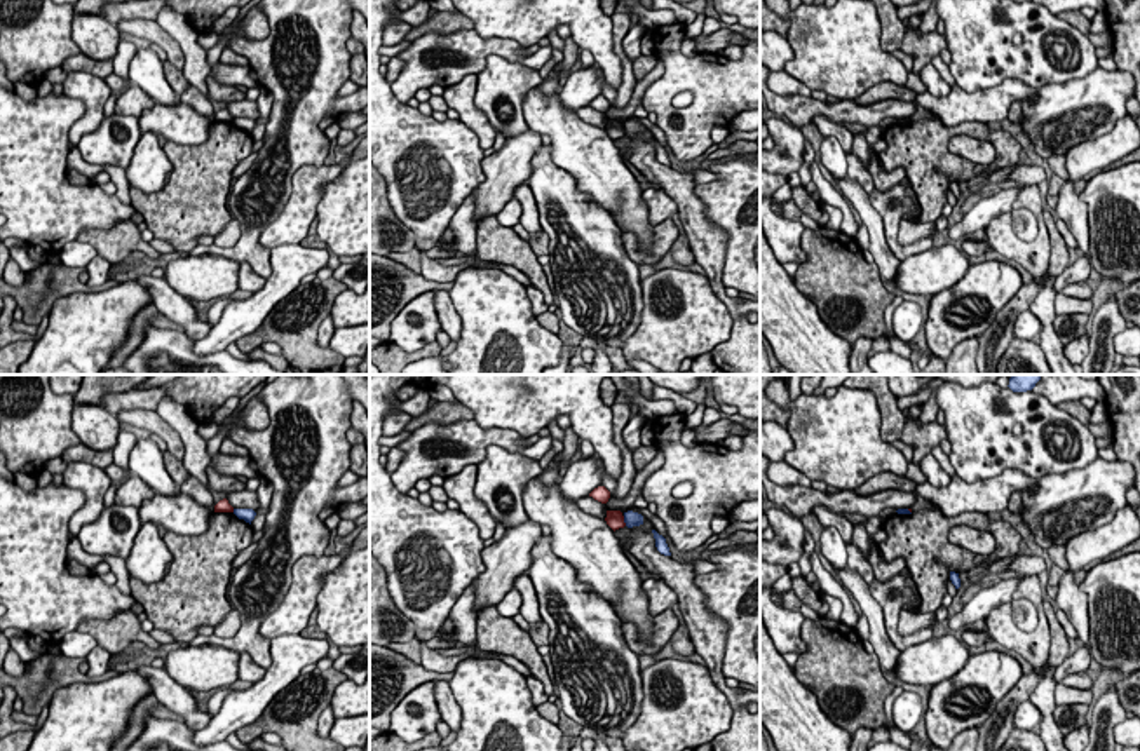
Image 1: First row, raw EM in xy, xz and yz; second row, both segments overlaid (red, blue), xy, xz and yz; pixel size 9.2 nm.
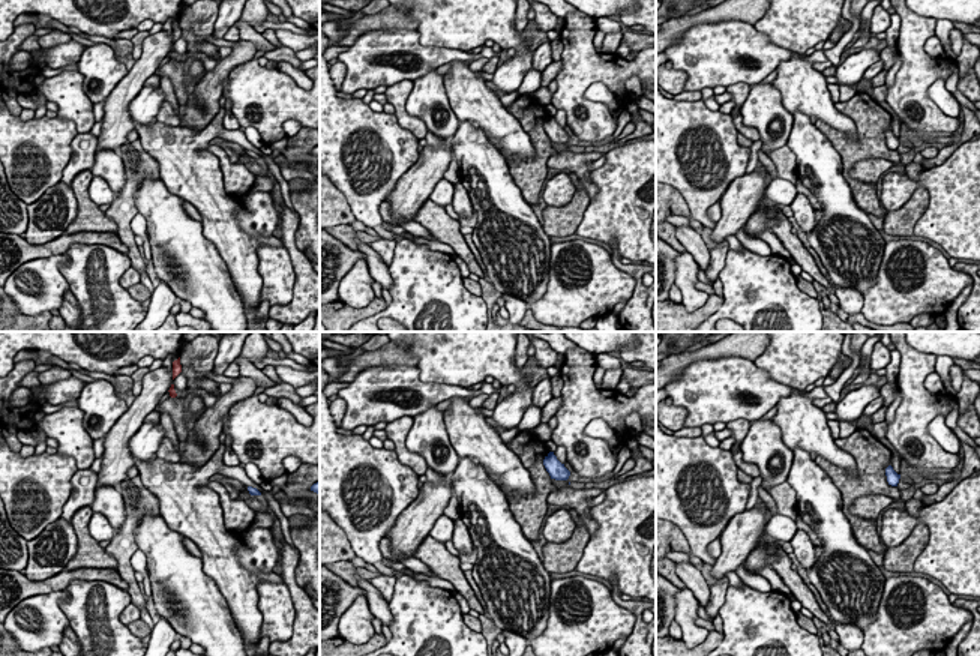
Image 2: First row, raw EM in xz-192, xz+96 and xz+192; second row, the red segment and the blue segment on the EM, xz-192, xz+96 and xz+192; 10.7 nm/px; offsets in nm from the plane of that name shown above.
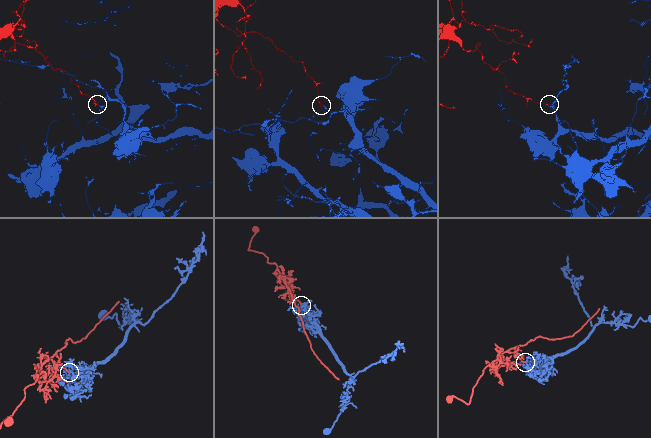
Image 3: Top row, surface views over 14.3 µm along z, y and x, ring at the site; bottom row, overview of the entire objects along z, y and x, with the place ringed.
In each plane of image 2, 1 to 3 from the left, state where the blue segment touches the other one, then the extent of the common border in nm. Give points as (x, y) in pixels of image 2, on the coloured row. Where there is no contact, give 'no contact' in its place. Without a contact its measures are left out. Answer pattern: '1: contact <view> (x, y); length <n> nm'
1: no contact
2: no contact
3: no contact

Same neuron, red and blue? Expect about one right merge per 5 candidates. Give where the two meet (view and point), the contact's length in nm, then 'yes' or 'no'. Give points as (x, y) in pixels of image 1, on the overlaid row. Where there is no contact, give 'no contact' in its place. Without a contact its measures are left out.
meets red in xz at (623, 521); contact 100 nm long; no

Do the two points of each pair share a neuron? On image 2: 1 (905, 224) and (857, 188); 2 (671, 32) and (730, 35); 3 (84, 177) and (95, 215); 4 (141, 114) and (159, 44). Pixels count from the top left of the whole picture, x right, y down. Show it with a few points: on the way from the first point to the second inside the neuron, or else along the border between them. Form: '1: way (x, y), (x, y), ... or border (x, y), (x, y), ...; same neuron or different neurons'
1: border (887, 212), (883, 216); different neurons
2: border (719, 23), (694, 24), (671, 45); different neurons
3: way (83, 186), (83, 201), (86, 206); same neuron
4: border (144, 87), (128, 107), (132, 120); different neurons

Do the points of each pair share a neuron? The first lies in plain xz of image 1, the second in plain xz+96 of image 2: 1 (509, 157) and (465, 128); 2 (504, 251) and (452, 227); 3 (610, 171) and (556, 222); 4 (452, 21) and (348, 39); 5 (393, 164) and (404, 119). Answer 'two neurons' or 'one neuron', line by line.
1: two neurons
2: one neuron
3: two neurons
4: one neuron
5: two neurons

